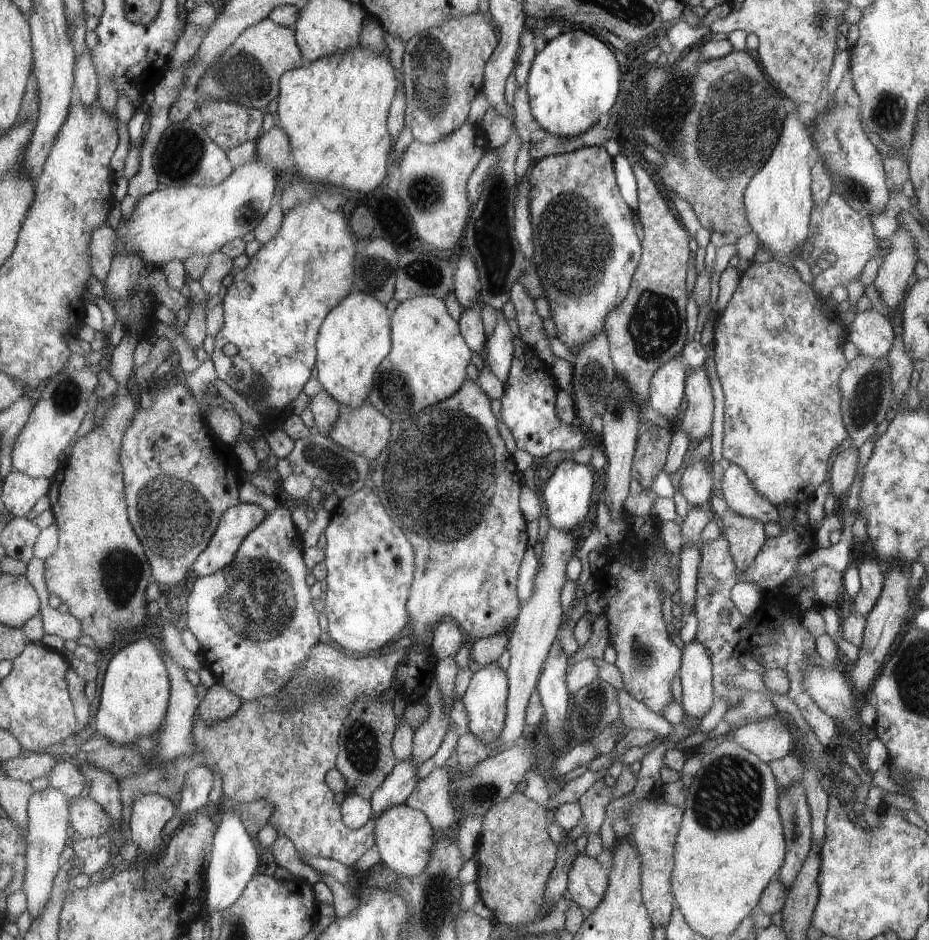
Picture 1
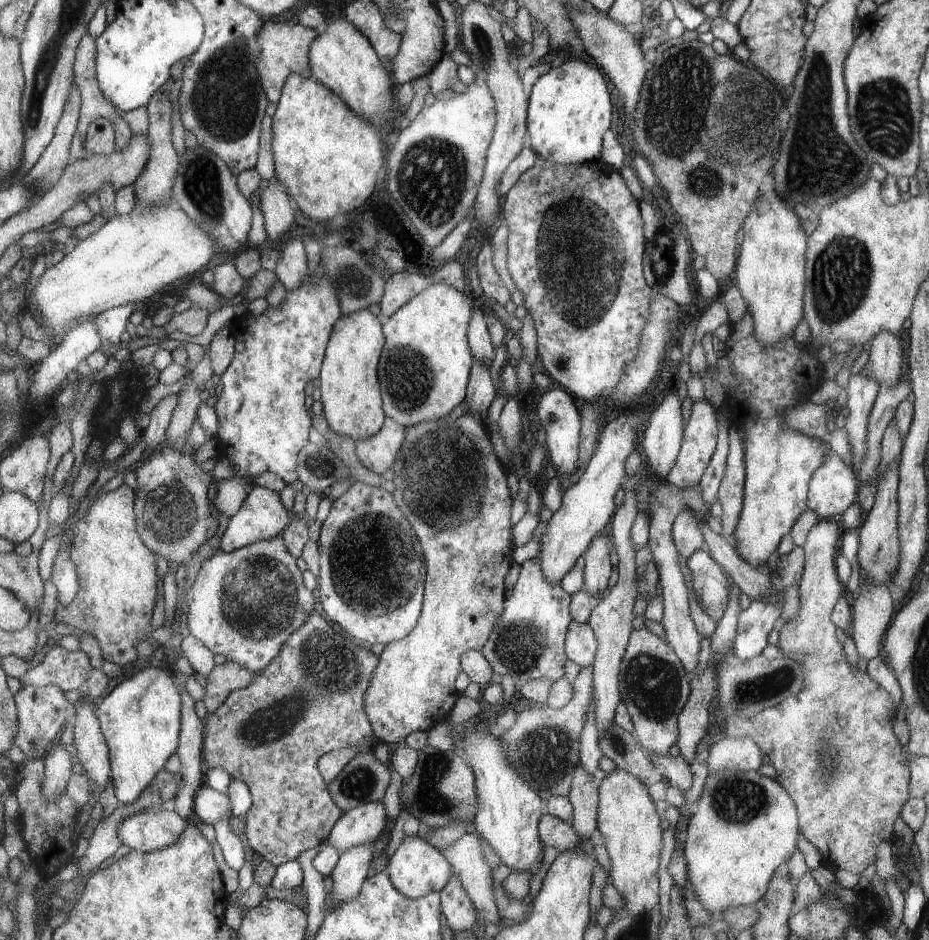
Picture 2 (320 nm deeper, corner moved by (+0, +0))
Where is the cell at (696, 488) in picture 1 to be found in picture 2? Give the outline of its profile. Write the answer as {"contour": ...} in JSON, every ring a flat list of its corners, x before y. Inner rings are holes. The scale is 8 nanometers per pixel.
{"contour":[[681,509,671,527,672,539,679,557,686,560,696,550,703,547,702,534,699,532,699,518,691,509]]}

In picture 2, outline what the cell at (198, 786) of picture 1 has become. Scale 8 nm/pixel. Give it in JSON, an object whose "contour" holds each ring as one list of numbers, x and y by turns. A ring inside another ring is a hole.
{"contour":[[207,782,198,790,195,800,195,813,200,821,214,826,223,820,223,816,233,816,231,812,233,804,227,794,221,794,208,786]]}

